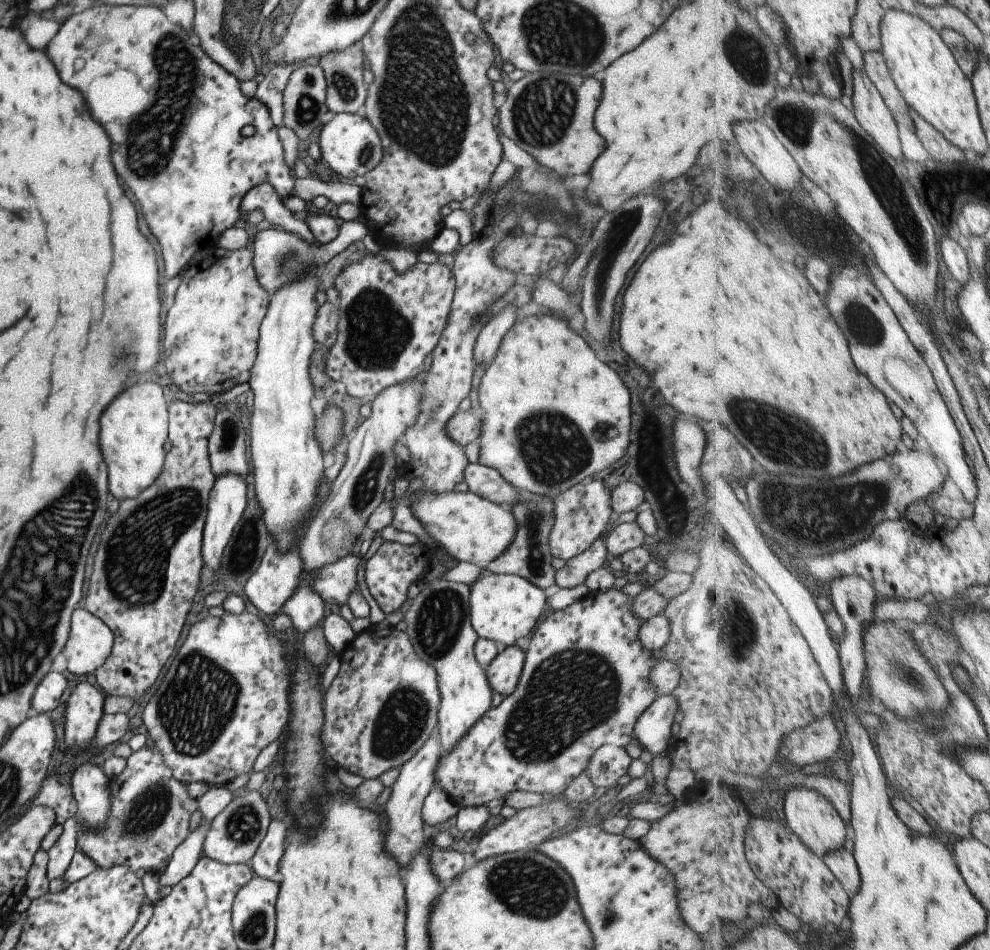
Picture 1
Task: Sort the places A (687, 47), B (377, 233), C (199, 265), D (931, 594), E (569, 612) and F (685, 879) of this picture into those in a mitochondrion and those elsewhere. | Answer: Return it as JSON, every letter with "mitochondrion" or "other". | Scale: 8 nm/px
{"A":"other","B":"other","C":"other","D":"other","E":"other","F":"other"}

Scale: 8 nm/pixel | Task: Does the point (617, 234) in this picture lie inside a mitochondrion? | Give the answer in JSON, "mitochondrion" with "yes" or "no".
{"mitochondrion":"yes"}

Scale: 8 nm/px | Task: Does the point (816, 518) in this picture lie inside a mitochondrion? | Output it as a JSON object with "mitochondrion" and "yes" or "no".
{"mitochondrion":"yes"}

